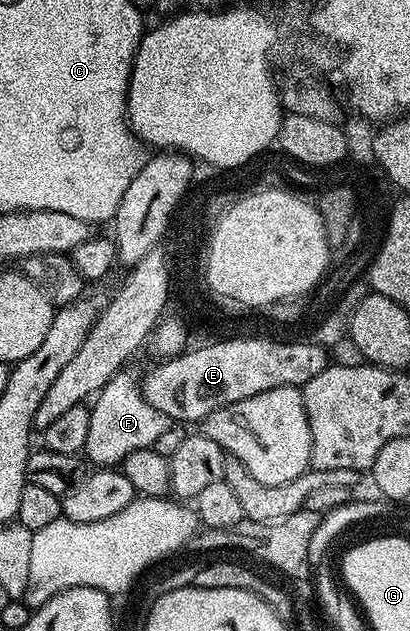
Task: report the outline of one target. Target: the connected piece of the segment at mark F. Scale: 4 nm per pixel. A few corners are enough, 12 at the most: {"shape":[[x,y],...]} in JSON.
{"shape":[[122,370],[94,397],[83,455],[96,466],[156,445],[168,416]]}

